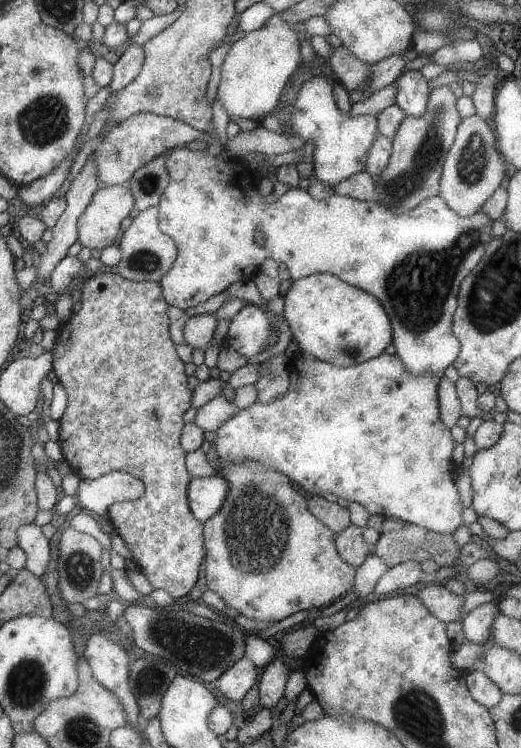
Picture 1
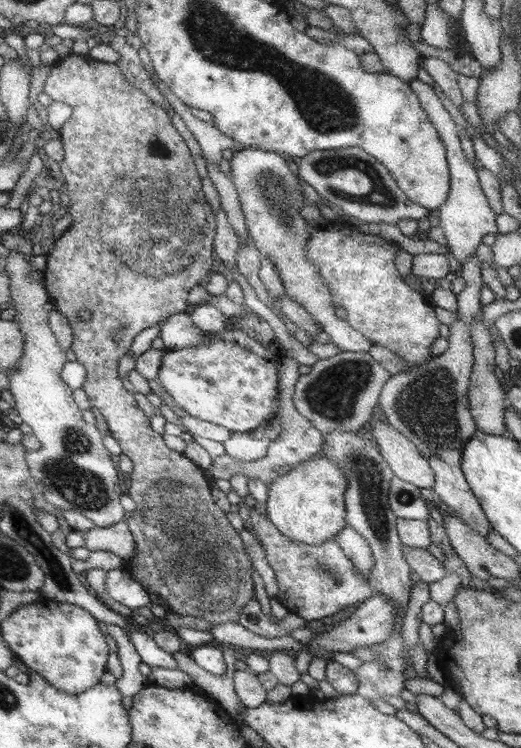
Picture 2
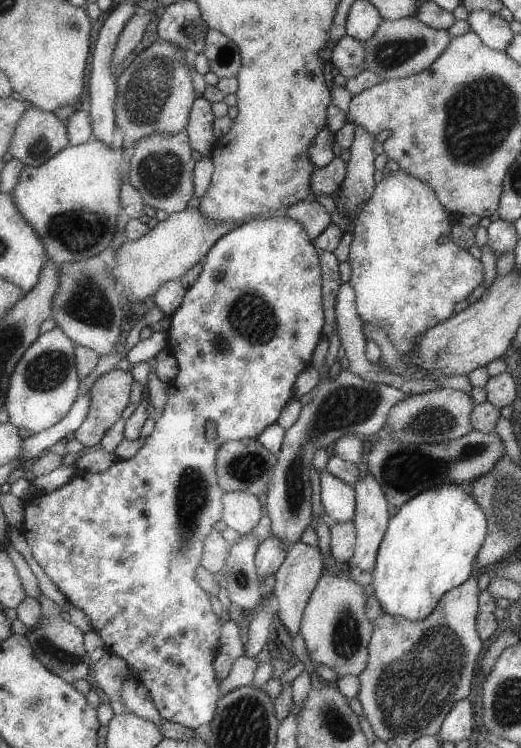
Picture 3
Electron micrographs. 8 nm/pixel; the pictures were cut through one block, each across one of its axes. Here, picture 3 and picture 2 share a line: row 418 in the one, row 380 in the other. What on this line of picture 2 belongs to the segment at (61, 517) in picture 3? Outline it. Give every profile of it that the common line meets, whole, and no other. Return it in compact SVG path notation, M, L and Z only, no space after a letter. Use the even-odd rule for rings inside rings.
M229 324L229 329L225 331L203 334L203 343L197 346L181 350L165 350L156 379L162 390L165 390L175 405L183 409L187 415L222 426L230 432L249 432L262 426L268 414L278 412L277 368L281 358L279 351L268 350L268 346L257 343L257 339L249 338L245 332Z

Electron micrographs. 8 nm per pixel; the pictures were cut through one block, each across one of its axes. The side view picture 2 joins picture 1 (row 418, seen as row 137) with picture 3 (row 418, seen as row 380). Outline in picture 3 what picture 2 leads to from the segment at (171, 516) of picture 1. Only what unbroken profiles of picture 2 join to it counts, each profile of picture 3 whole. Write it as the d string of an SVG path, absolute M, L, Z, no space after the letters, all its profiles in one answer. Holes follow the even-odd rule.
M114 368L99 377L88 392L90 403L83 422L74 430L73 436L81 446L97 447L105 430L115 424L121 410L129 402L129 371Z

